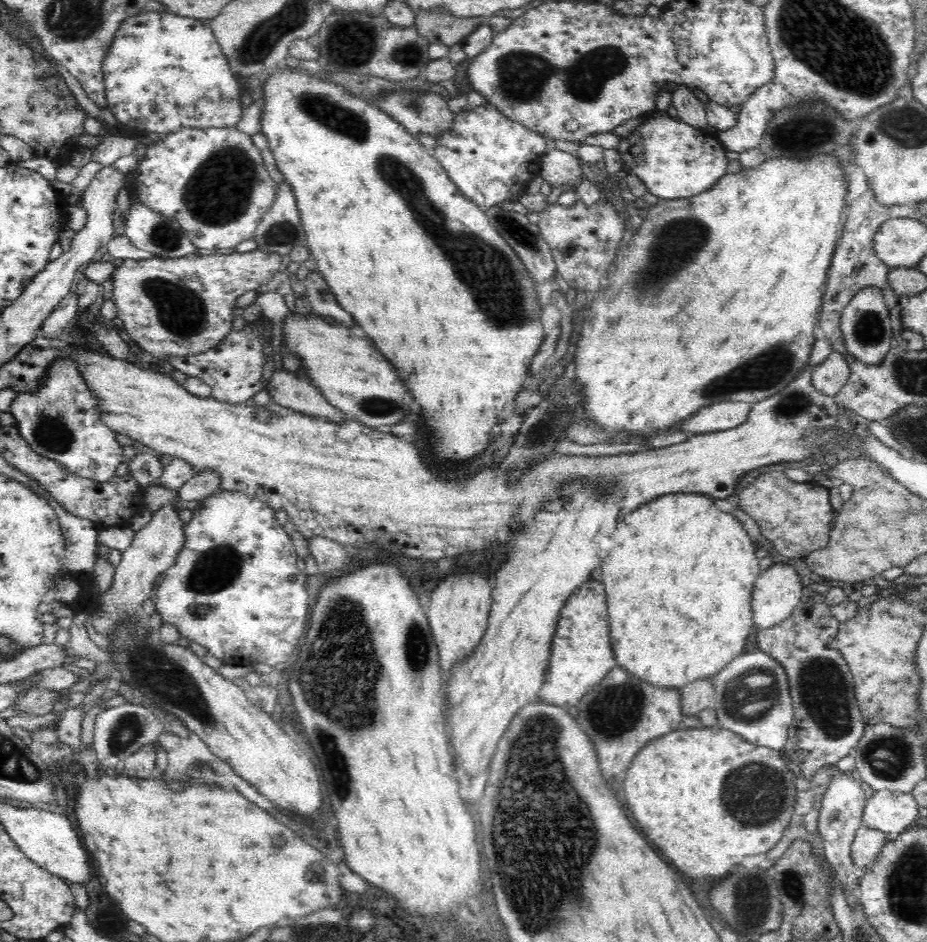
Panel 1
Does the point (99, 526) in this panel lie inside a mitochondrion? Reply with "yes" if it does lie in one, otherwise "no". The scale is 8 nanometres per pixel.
no

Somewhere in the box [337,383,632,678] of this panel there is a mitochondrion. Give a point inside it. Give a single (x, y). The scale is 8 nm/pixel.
(544, 429)

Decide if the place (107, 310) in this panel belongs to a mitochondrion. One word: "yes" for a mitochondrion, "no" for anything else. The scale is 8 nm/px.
no

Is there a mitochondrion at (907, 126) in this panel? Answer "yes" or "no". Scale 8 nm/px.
yes

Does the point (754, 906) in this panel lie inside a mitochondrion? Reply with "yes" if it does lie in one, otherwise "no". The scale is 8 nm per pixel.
yes

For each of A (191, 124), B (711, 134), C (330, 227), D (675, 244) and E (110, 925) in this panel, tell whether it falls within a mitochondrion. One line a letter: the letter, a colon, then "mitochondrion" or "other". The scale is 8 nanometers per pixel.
A: other
B: other
C: other
D: mitochondrion
E: other

